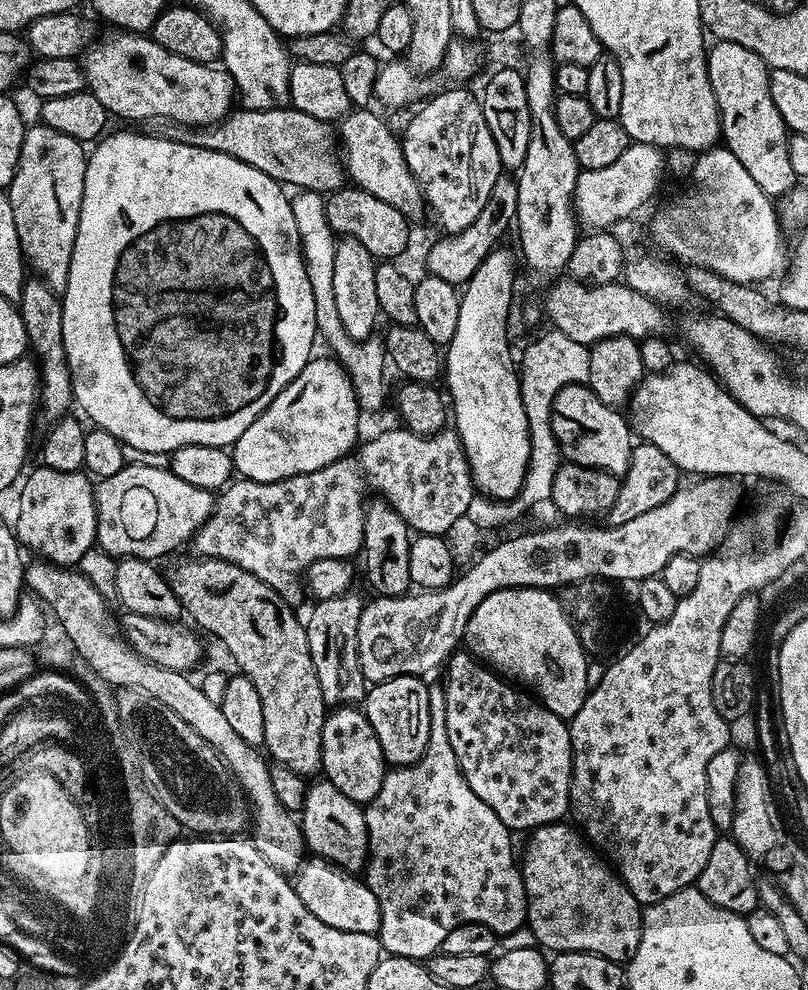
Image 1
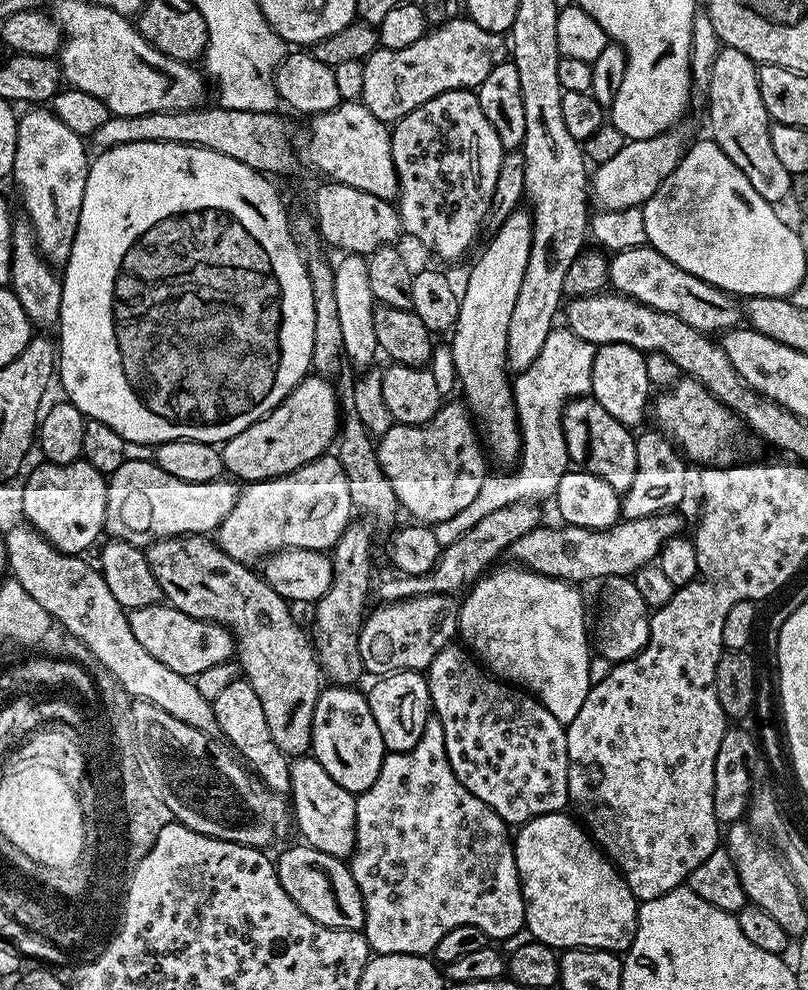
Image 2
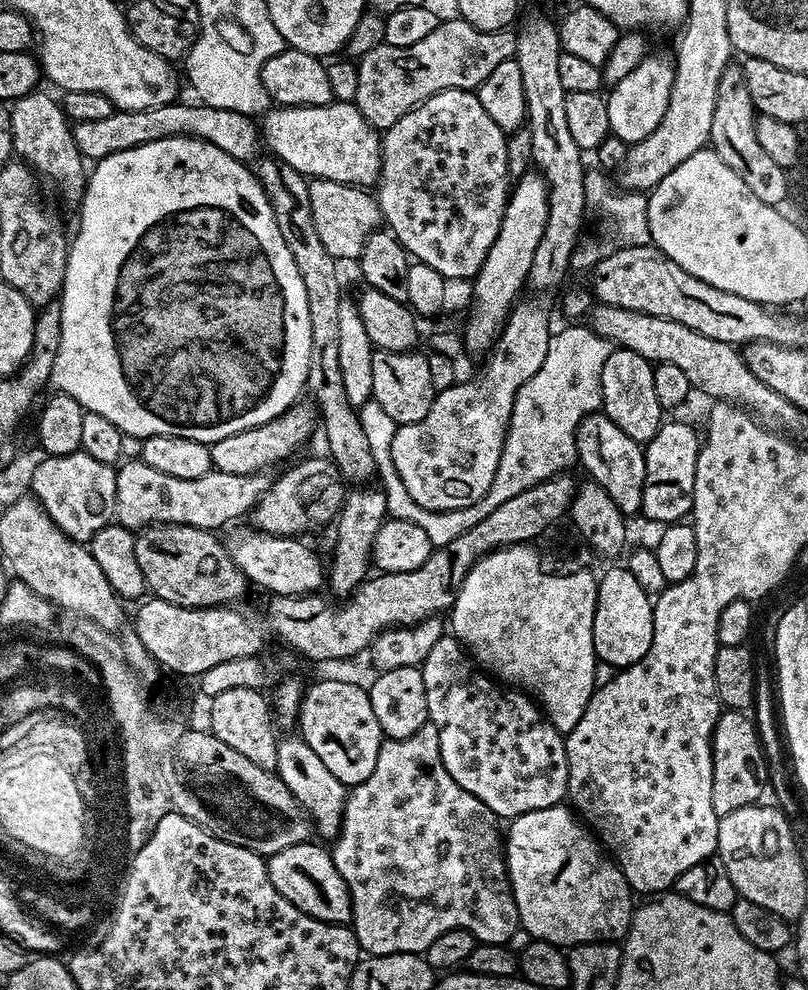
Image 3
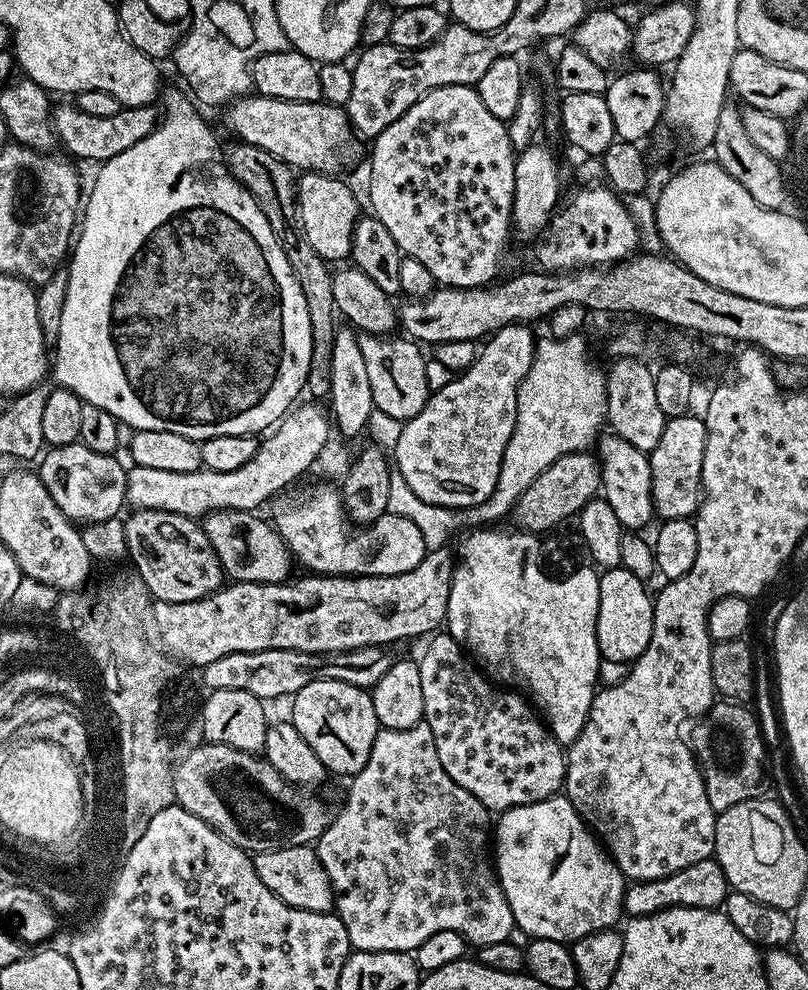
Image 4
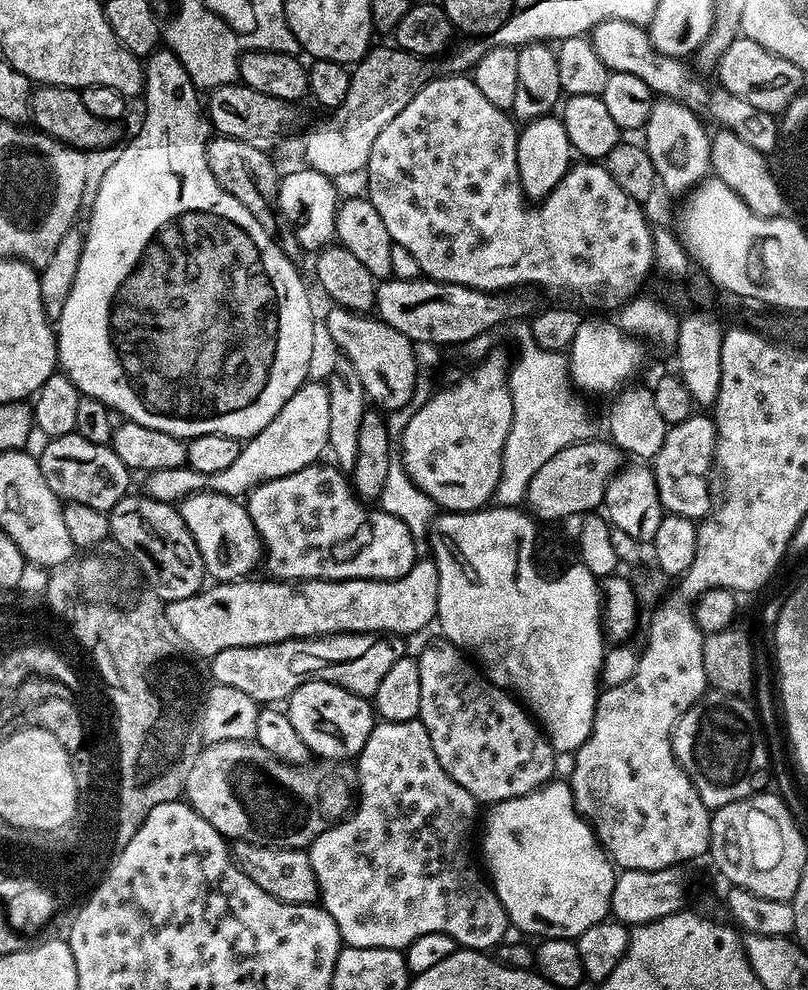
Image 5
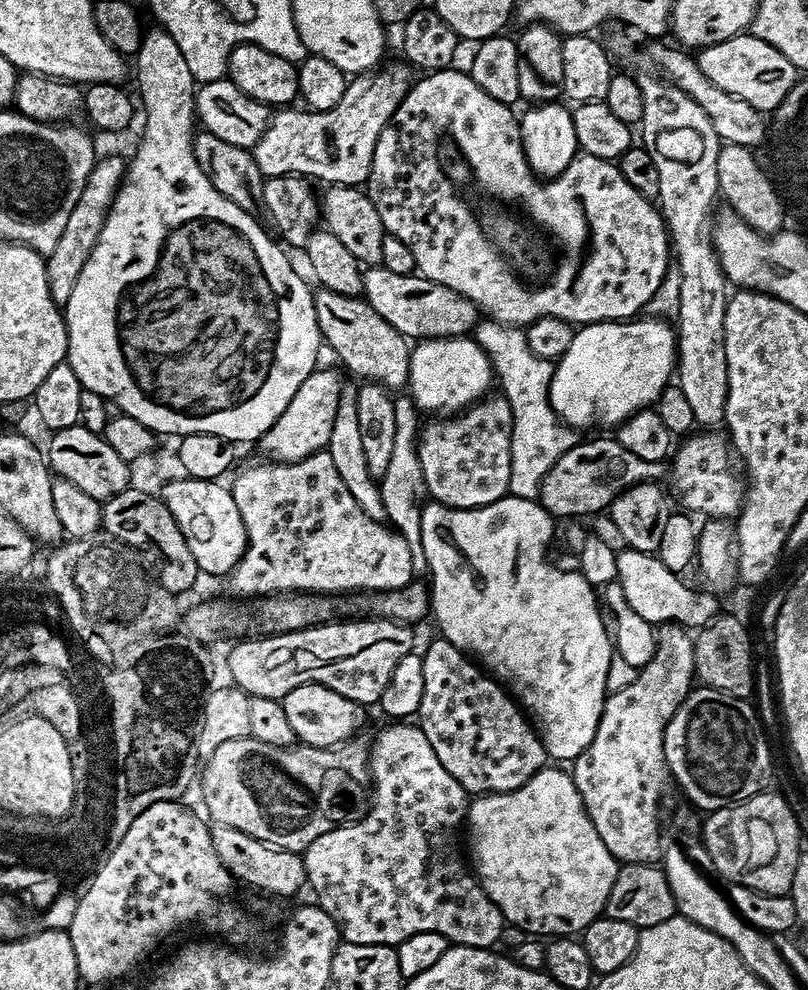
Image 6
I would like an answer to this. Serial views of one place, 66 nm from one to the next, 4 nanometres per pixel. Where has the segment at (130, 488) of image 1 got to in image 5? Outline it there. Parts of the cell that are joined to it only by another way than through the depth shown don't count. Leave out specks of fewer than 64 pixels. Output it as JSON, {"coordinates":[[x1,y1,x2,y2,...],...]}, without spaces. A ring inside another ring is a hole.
{"coordinates":[[305,382,274,414,274,418,258,434,243,441,238,458,226,466,226,470,218,470,218,474,202,474,190,467,167,468,147,473,143,491,158,502,176,504,196,492,217,492,223,496,247,497,253,488,274,478,282,478,286,474,294,474,306,466,317,463,320,456,325,455,330,438,330,394,327,383,312,384]]}

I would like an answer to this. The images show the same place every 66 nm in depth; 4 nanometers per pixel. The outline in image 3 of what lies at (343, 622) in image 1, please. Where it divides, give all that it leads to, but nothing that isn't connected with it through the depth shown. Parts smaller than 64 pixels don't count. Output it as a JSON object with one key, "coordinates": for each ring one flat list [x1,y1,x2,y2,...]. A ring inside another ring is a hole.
{"coordinates":[[356,486,351,489,344,497,344,504,340,508,340,515,336,517,334,521,334,529,336,528,336,545,332,548,332,564,330,560,330,567,326,572,326,584,330,589,333,588,334,591,340,595,340,598,347,598,352,595,353,592,356,591,357,588,360,587,361,584,364,583,365,580,369,579,370,571,368,572,368,568,370,569,370,565,372,564,372,547,374,546,374,538,378,534,378,530,380,527,384,525,385,520,389,519,388,507,386,506,386,494,384,493,383,487,375,486,376,488,372,488,373,486]]}

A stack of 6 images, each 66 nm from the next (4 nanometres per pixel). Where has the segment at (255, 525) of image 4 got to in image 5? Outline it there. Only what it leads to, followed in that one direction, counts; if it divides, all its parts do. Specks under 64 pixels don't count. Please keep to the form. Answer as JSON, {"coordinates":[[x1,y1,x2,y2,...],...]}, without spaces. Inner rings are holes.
{"coordinates":[[207,490,196,492,193,496,188,496,178,504,182,518,202,554,204,571,213,581,227,582,229,580,239,580,253,575,256,567,262,564,262,545,260,535,250,518,247,507,235,496,223,496,217,492]]}

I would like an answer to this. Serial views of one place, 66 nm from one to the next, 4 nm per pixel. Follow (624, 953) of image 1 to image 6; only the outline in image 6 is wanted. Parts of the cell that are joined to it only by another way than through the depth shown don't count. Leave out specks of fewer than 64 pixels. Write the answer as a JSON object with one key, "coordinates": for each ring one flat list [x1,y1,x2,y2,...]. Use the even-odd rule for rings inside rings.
{"coordinates":[[545,766,541,768,538,774,534,774,534,778,530,778,530,782,518,786,518,790,477,795,469,803,466,813,468,844,472,847,470,864,474,869,476,879,480,881,481,886,484,887,484,893,492,899,494,906,498,906,498,910,511,927,513,924,514,927,521,928,524,934,531,934,536,938,545,938,544,936,548,936,547,938,572,938,577,934,583,934,586,926,590,926,590,922,594,922,599,916,604,915,606,898,610,898,610,889,614,887,614,878,618,878,621,869,621,865,612,857,610,850,606,850,606,842,602,842,602,838,598,838,598,830,594,830,594,822,590,822,588,811,584,809,582,794,578,794,578,786,572,780,571,771,563,772,560,768,563,767]]}

